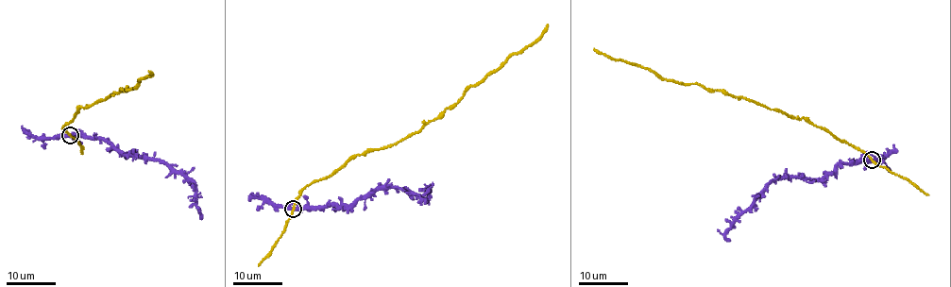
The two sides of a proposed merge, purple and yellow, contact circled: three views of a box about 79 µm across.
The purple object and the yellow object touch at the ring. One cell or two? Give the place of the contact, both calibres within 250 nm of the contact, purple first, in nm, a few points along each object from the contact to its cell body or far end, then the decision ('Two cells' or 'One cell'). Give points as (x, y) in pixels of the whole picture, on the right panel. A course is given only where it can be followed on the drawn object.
Place: (872, 160). Thickness 320 nm (purple) against 200 nm. Course of purple: (872, 160), (835, 167), (818, 180), (788, 177), (772, 180), (738, 216), (725, 235), (730, 241). Course of yellow: (873, 160), (803, 118), (697, 83), (667, 80), (647, 68), (610, 58), (594, 48). One cell

